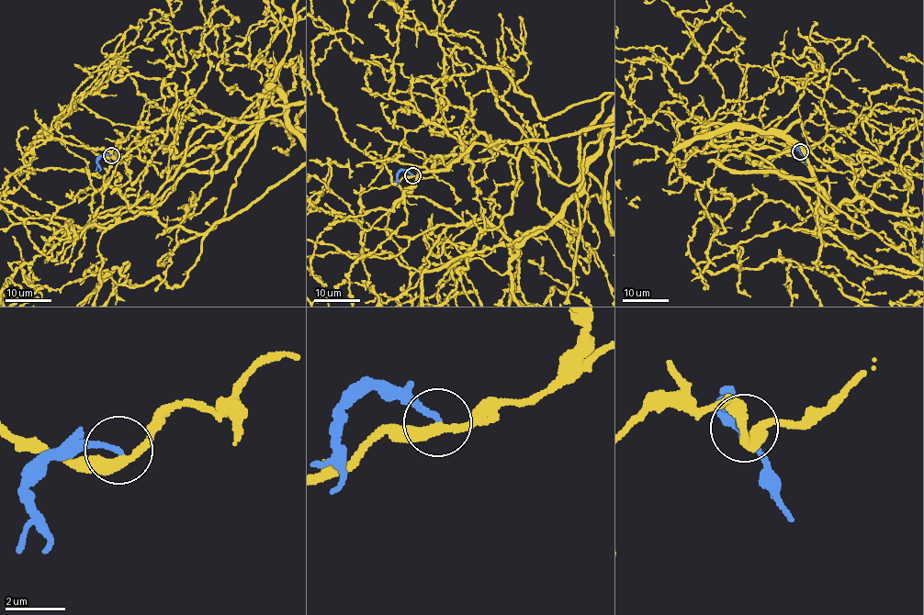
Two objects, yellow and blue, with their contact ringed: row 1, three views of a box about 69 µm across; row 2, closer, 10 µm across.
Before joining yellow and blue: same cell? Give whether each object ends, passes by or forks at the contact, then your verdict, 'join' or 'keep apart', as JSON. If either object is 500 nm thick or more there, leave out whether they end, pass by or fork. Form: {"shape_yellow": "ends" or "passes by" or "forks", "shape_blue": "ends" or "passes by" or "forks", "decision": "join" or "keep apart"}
{"shape_yellow": "passes by", "shape_blue": "ends", "decision": "join"}

